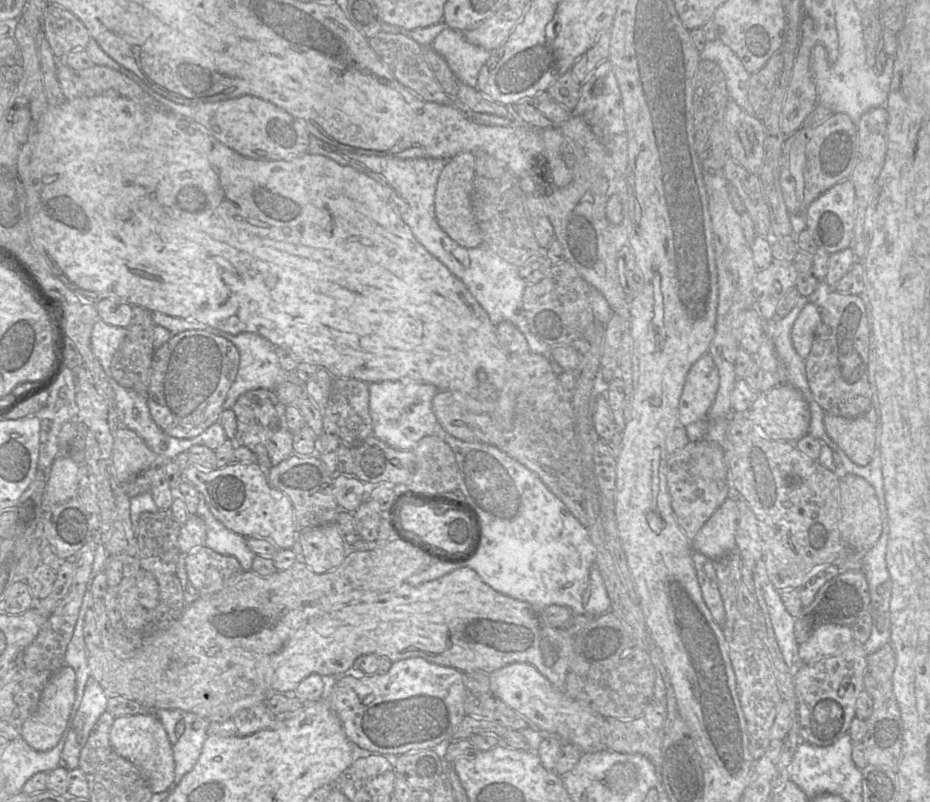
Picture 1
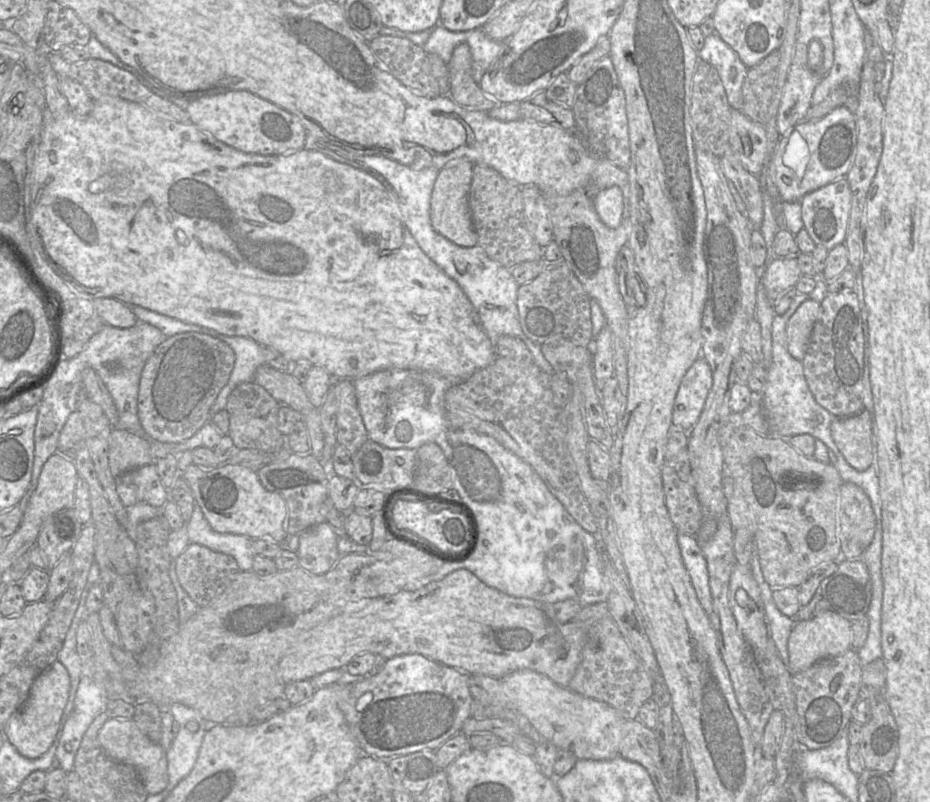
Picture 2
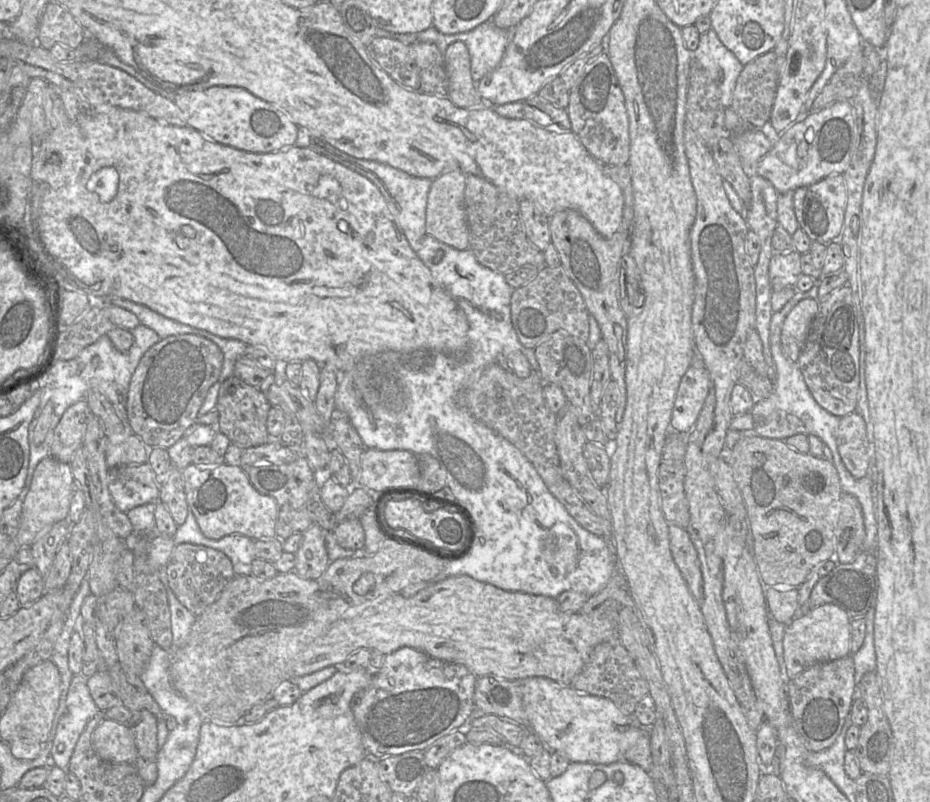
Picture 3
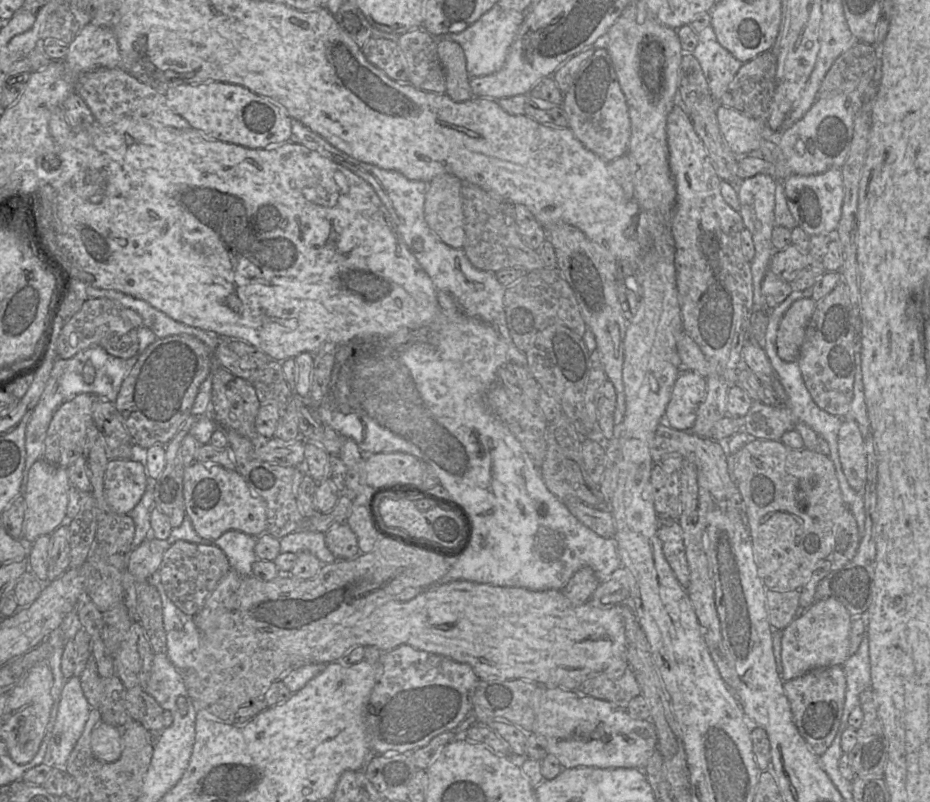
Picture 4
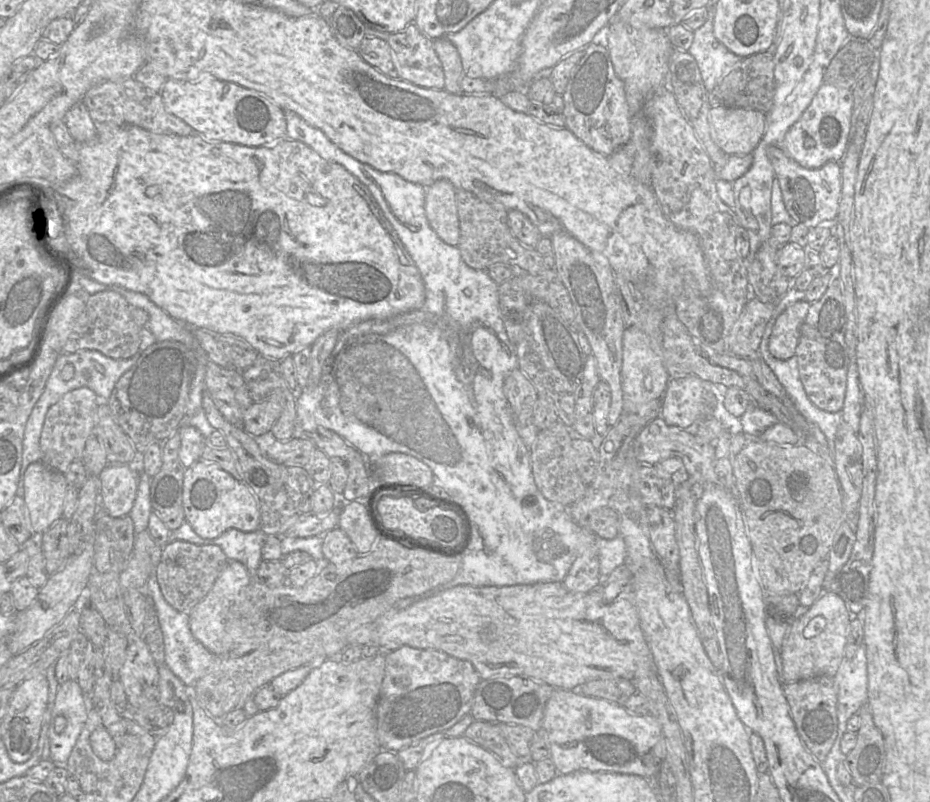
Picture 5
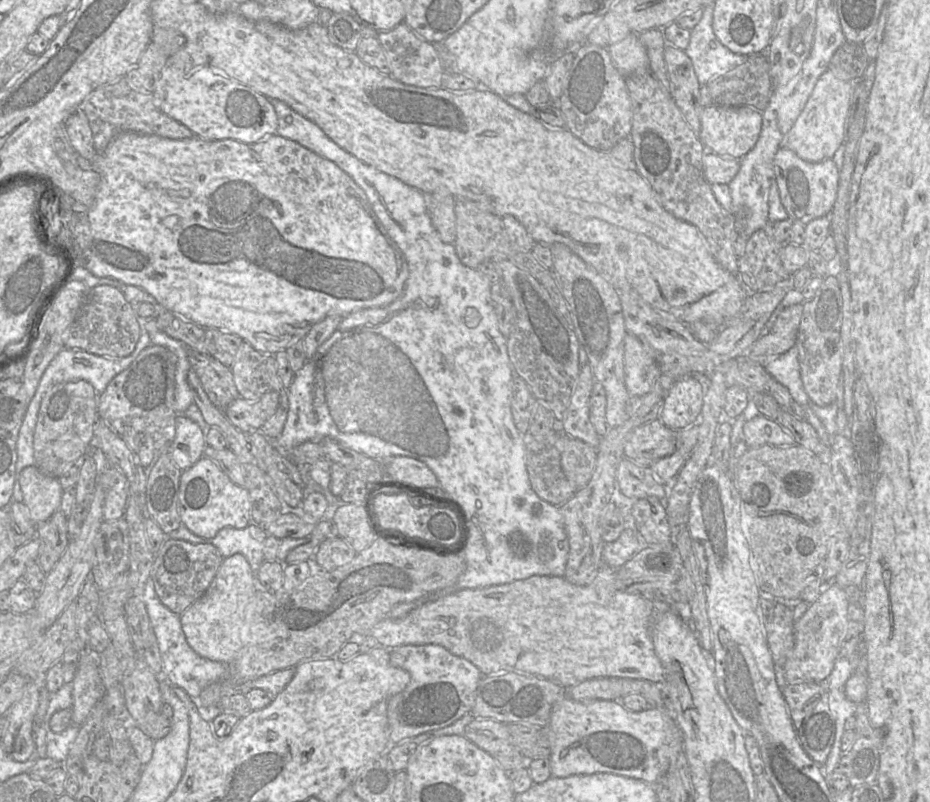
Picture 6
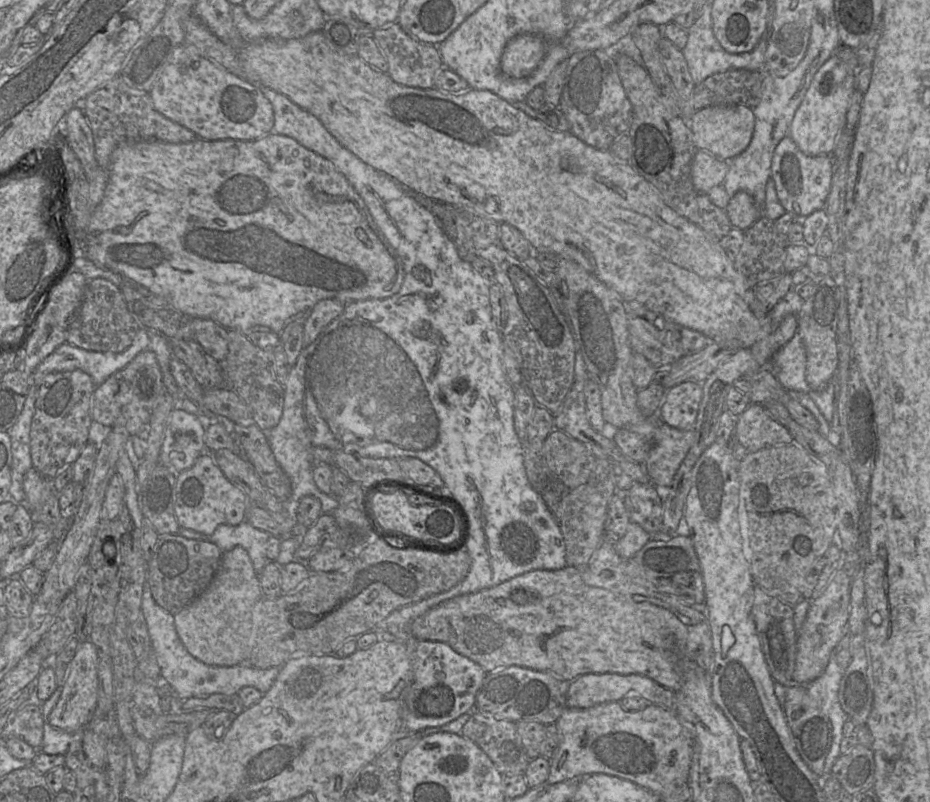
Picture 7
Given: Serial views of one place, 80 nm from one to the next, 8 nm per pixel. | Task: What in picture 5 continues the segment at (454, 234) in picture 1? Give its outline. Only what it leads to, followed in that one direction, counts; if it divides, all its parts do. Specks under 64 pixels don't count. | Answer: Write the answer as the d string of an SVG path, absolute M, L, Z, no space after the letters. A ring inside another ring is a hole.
M439 179L426 189L425 213L429 225L445 243L458 246L460 225L455 186L448 180Z

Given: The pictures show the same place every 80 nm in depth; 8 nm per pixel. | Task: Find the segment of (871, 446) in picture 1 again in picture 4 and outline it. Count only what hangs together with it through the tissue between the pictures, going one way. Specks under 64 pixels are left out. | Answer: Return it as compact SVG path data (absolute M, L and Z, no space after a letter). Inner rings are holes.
M847 415L842 418L837 444L841 468L848 484L862 493L867 475L866 446L857 423Z

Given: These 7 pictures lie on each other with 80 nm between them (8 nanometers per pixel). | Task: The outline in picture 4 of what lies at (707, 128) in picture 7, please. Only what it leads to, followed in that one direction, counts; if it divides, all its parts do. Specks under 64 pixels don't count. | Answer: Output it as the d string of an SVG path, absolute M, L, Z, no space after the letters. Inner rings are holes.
M722 105L716 109L716 118L723 139L736 156L762 158L758 148L760 142L764 140L761 131L766 121L748 117Z

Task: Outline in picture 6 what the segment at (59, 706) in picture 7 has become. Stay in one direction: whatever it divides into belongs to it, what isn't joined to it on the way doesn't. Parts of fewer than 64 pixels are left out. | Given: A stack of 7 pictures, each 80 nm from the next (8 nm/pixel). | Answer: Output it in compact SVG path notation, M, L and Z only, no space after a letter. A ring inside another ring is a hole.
M82 653L79 657L72 684L71 709L55 712L49 724L55 733L61 733L72 723L81 726L94 706L105 694L99 672L99 654Z

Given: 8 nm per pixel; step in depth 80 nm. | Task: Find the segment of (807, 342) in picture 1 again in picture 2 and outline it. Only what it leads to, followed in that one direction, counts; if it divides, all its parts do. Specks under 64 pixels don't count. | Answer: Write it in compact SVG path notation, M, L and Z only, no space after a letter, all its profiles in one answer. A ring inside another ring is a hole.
M807 299L790 317L786 327L787 349L793 358L803 360L814 323L819 314L820 303Z

